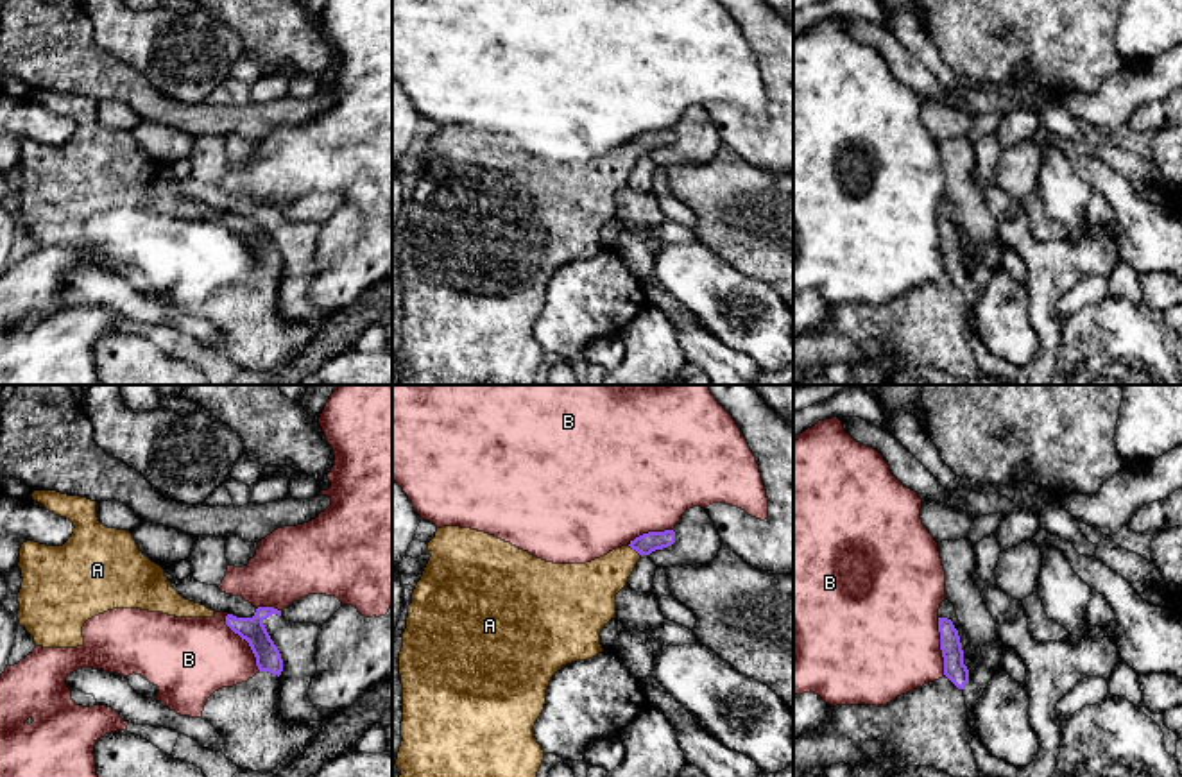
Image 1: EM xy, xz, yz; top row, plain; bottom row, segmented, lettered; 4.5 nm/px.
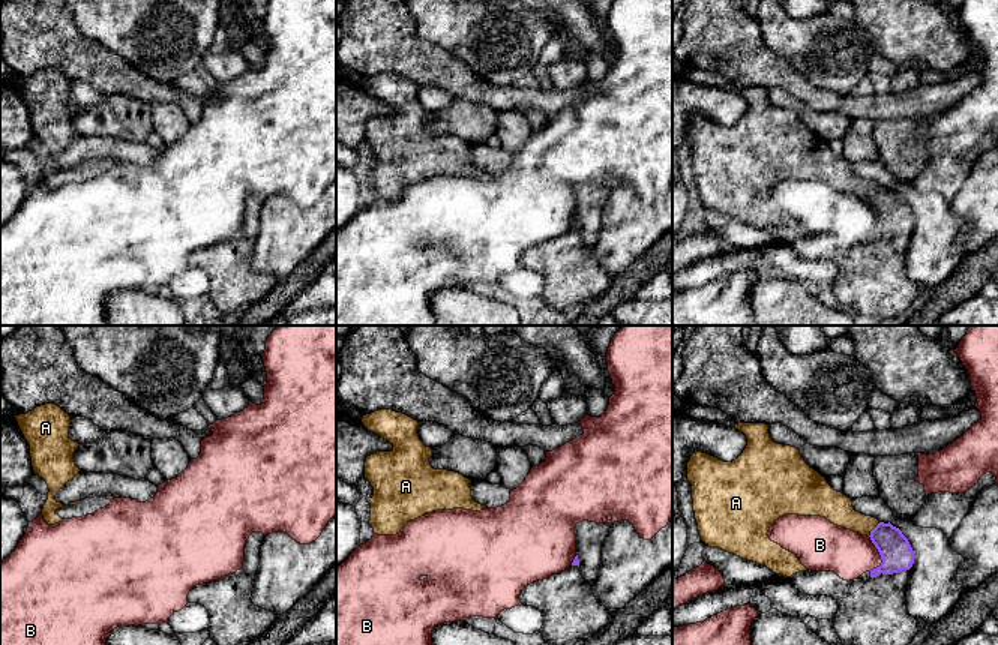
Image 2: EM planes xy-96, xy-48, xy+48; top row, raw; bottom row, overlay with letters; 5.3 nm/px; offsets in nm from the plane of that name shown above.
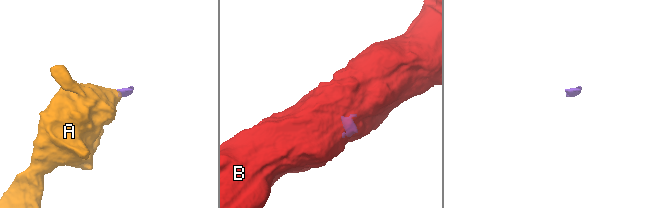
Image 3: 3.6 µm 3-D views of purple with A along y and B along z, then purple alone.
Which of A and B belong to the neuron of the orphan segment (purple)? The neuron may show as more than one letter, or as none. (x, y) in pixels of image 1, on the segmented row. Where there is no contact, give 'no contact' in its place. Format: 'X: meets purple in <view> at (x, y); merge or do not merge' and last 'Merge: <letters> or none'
A: meets purple in xz at (634, 548); merge
B: meets purple in xy at (246, 640); do not merge
Merge: A

